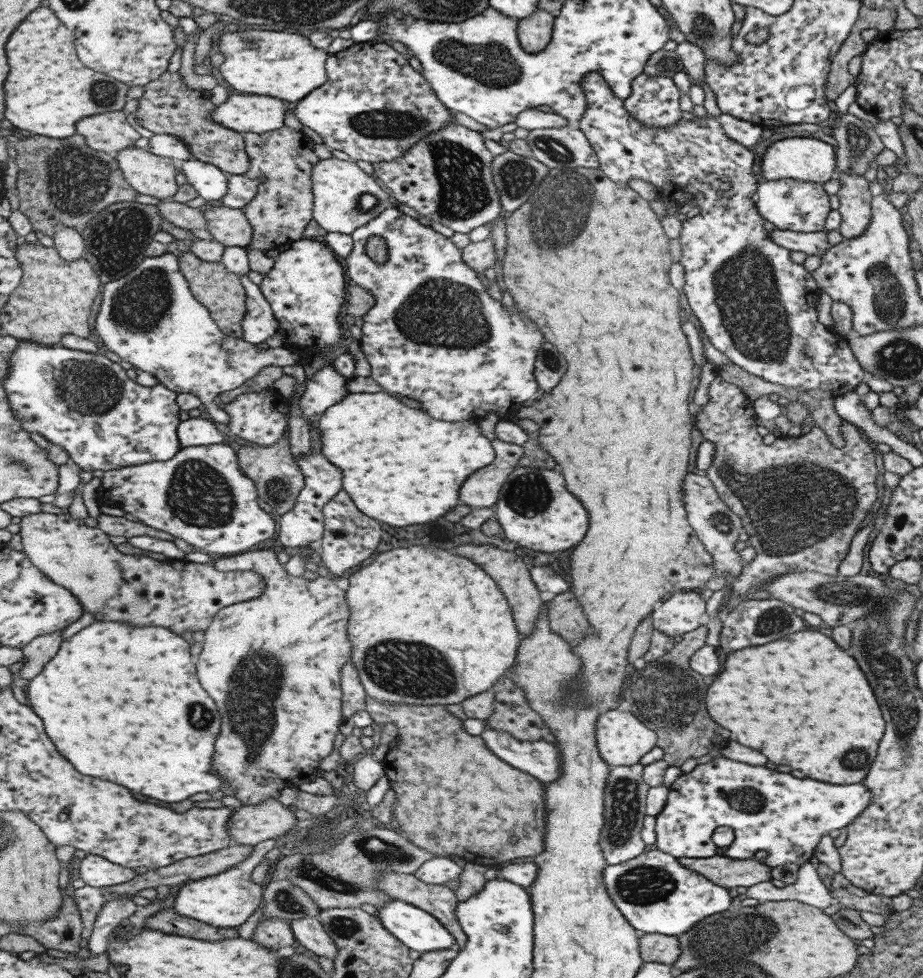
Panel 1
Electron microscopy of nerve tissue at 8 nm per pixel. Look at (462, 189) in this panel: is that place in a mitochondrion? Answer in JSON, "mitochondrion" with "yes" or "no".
{"mitochondrion":"yes"}

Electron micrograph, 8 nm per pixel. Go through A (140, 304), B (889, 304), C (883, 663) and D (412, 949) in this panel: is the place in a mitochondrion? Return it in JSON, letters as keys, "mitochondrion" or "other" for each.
{"A":"mitochondrion","B":"mitochondrion","C":"mitochondrion","D":"other"}

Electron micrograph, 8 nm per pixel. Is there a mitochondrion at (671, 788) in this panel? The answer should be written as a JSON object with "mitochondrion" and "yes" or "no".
{"mitochondrion":"no"}

